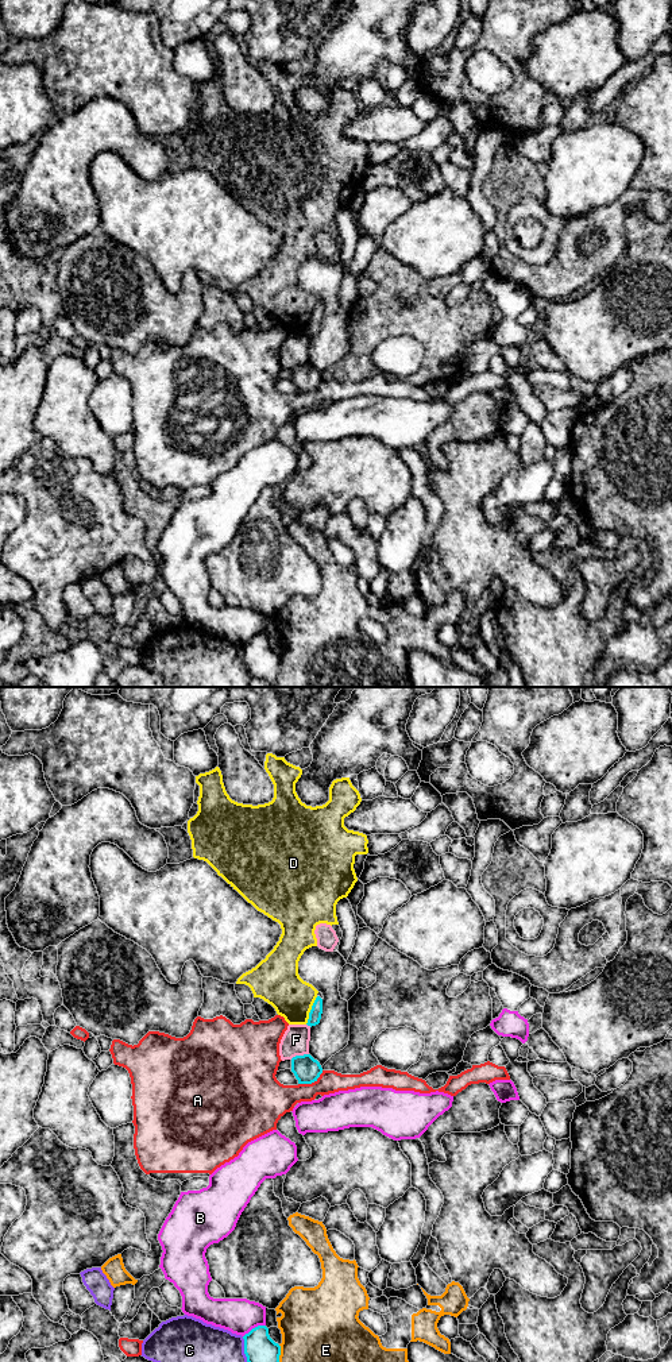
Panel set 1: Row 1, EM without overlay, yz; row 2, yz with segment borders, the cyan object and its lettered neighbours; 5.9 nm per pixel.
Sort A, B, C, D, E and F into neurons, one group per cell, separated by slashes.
A / B / C / D / E / F

